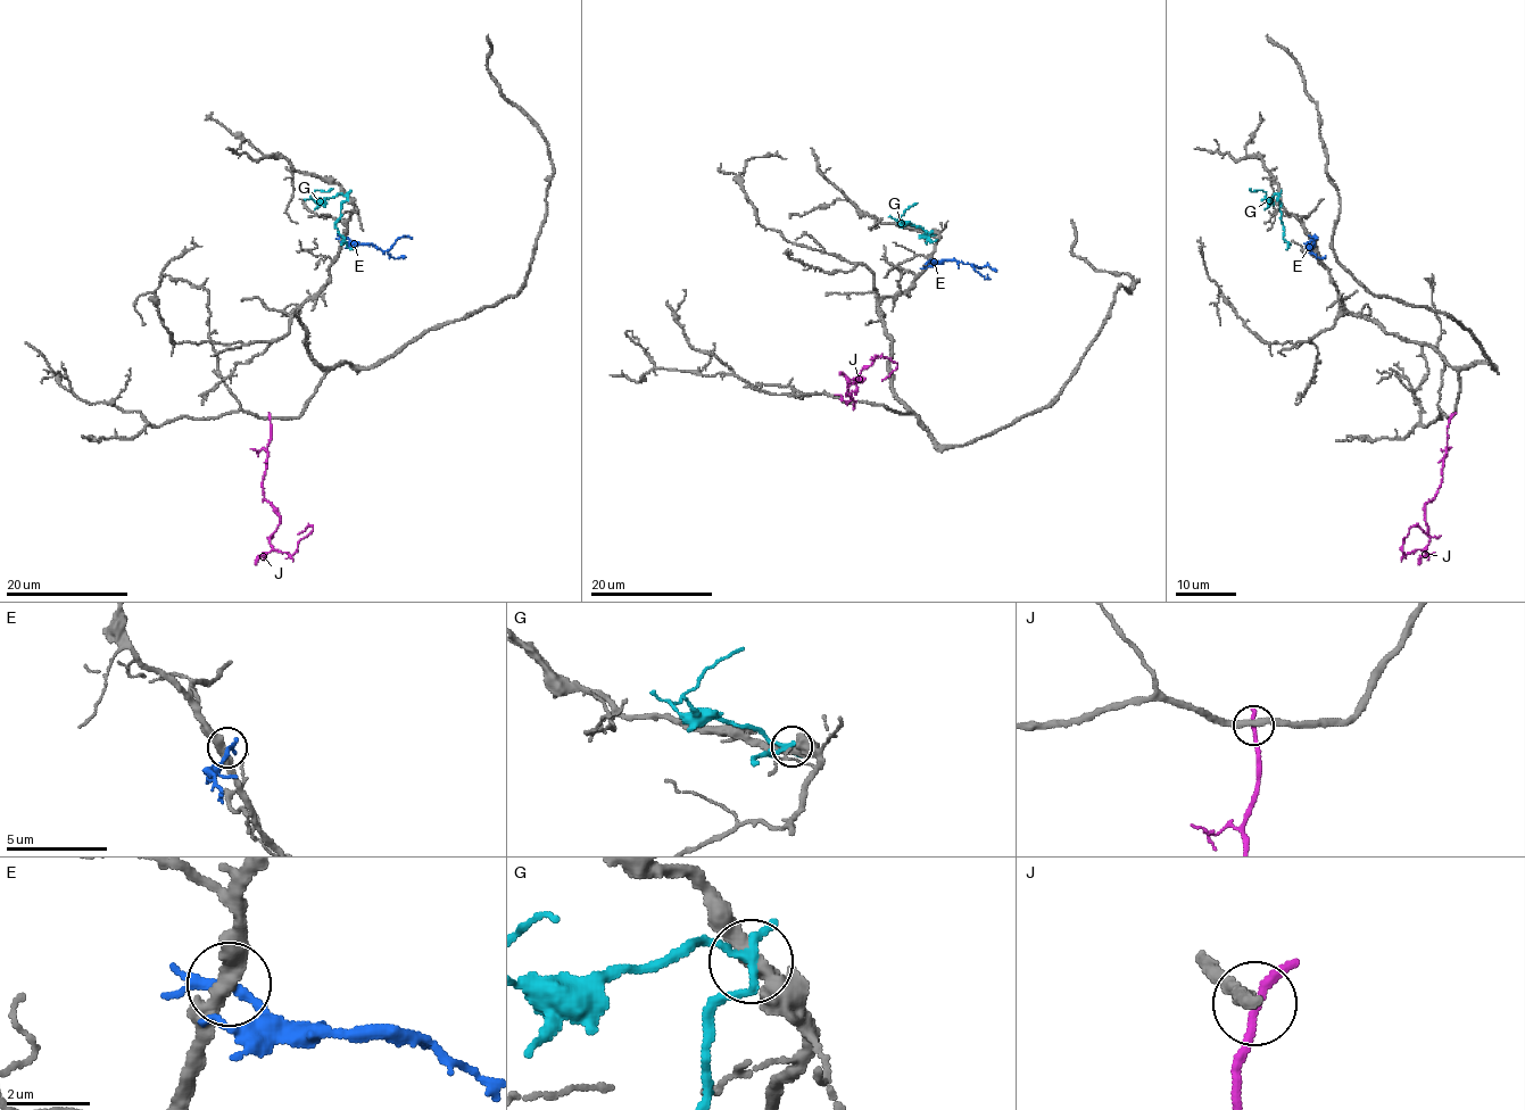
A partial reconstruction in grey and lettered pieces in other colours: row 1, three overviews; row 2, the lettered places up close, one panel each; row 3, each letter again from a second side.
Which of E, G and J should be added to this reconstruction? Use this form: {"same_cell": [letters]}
{"same_cell": []}

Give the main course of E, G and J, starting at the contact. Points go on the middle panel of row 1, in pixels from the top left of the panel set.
E: (929, 265), (956, 261), (977, 266), (986, 265), (996, 271)
G: (930, 232), (894, 220), (917, 203)
J: (854, 404), (847, 390), (856, 379), (863, 379), (854, 383), (876, 358), (885, 356), (897, 367), (883, 381)

